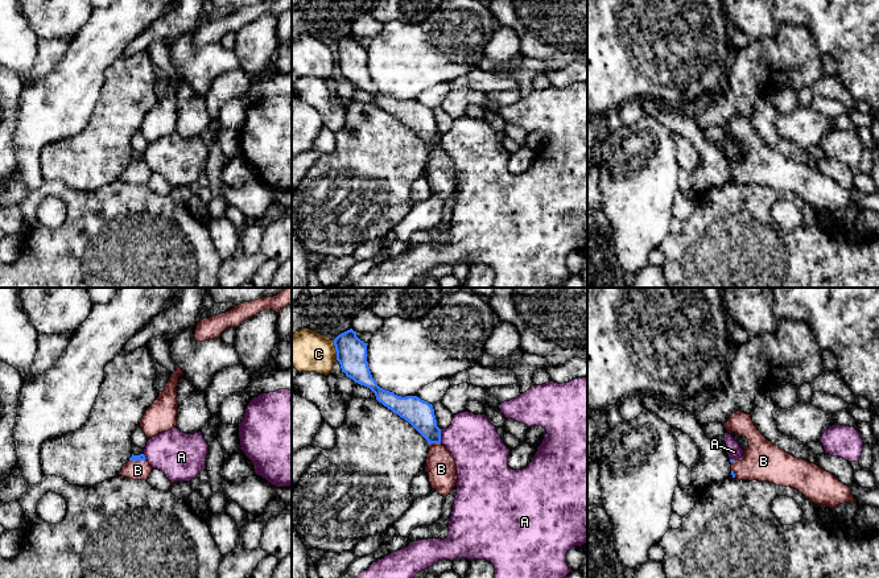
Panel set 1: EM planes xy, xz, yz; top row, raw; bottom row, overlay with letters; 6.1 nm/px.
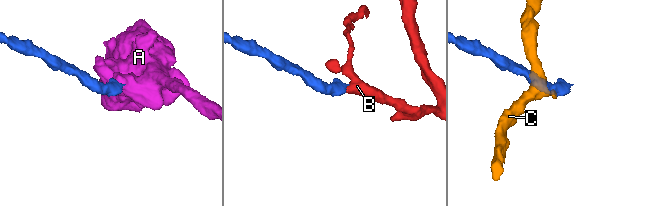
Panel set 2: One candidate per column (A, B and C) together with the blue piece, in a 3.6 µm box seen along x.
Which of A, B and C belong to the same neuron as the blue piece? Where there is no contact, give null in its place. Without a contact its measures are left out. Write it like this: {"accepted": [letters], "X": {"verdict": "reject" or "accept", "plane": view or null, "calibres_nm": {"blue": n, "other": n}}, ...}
{"accepted": ["B"], "A": {"verdict": "reject", "plane": "xz", "calibres_nm": {"blue": 170, "other": 300}}, "B": {"verdict": "accept", "plane": "xz", "calibres_nm": {"blue": 170, "other": 180}}, "C": {"verdict": "reject", "plane": "xz", "calibres_nm": {"blue": 190, "other": 260}}}

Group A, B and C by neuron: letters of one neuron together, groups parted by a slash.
A / B / C

